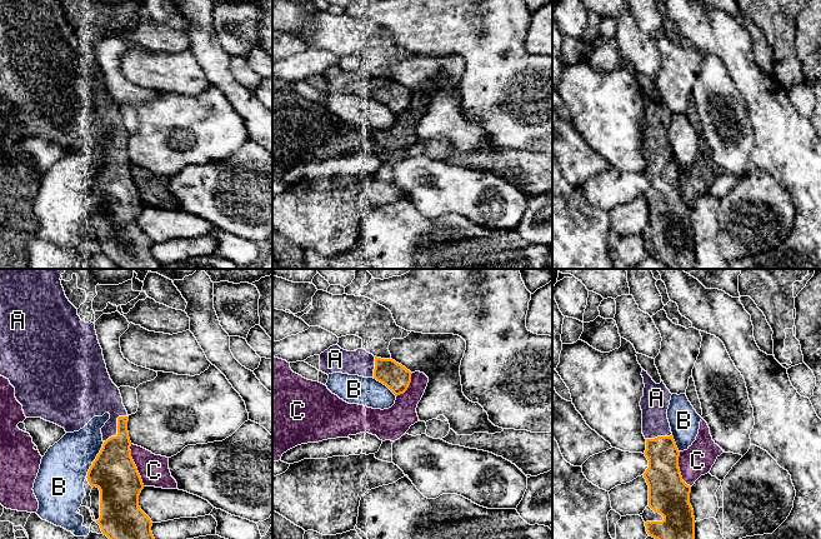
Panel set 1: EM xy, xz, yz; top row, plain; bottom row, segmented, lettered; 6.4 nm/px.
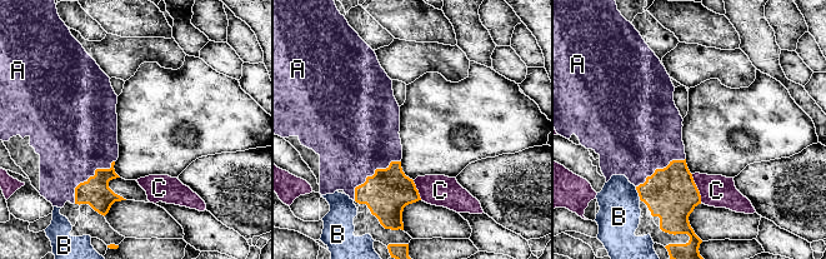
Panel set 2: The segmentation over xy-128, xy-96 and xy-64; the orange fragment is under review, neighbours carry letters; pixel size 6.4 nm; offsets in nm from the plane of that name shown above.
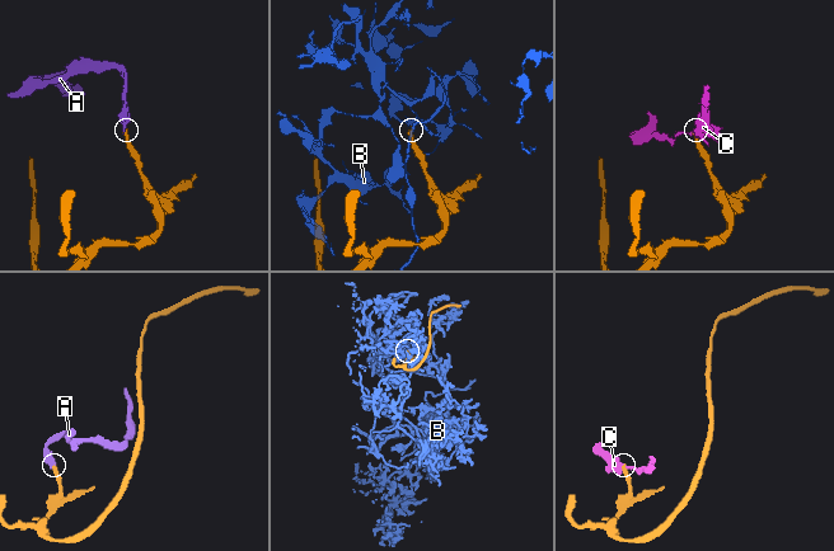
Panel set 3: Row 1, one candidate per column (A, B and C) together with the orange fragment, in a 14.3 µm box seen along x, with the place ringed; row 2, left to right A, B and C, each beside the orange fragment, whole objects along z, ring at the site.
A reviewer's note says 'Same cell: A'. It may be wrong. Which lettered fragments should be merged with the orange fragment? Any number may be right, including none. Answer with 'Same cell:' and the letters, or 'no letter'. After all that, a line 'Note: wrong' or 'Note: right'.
Same cell: A
Note: right

